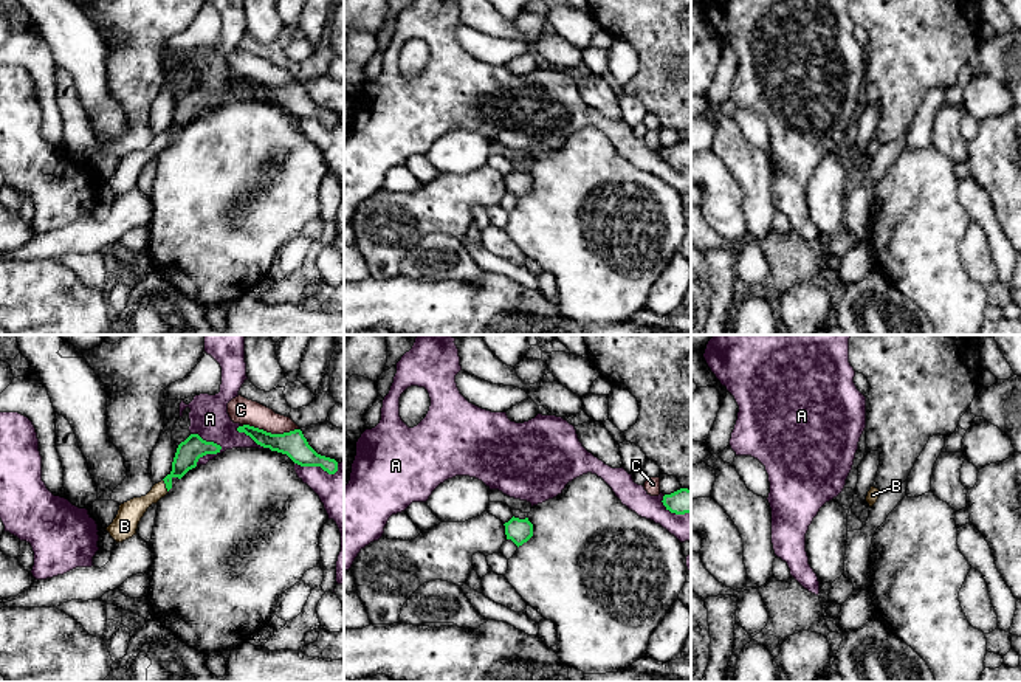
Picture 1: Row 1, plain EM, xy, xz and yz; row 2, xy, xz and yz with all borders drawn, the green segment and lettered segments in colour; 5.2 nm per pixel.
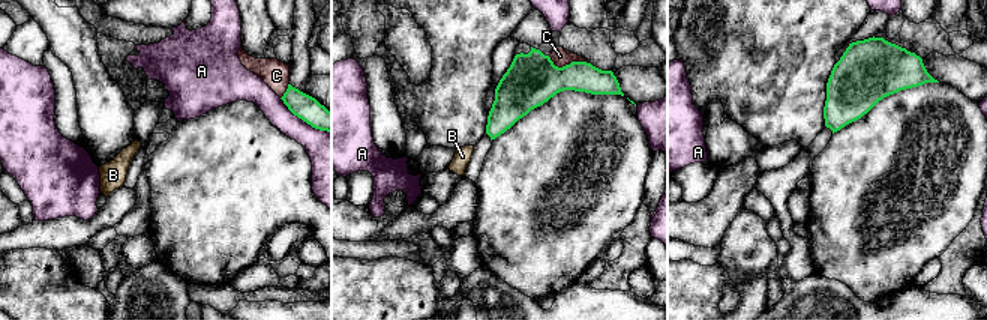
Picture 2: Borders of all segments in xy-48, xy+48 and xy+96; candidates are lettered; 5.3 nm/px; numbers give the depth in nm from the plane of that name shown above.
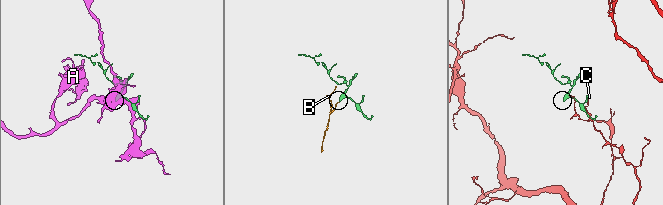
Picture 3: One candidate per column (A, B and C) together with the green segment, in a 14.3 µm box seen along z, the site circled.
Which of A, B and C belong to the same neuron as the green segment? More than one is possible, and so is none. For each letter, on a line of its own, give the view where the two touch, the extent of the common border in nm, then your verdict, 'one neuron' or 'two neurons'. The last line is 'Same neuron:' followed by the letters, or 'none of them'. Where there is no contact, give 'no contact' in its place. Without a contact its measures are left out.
A: meets green in xy; contact 190 nm long; two neurons
B: meets green in xy; contact 80 nm long; one neuron
C: meets green in xy; contact 280 nm long; two neurons
Same neuron: B

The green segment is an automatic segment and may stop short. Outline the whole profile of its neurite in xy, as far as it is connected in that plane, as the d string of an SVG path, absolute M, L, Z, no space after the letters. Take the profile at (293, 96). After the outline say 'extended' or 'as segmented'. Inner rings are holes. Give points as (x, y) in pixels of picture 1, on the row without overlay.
M243 78L237 81L239 85L249 88L257 98L287 107L294 116L301 119L321 119L328 127L338 124L335 112L318 107L307 95L301 82L284 87L271 87L263 82Z; as segmented

